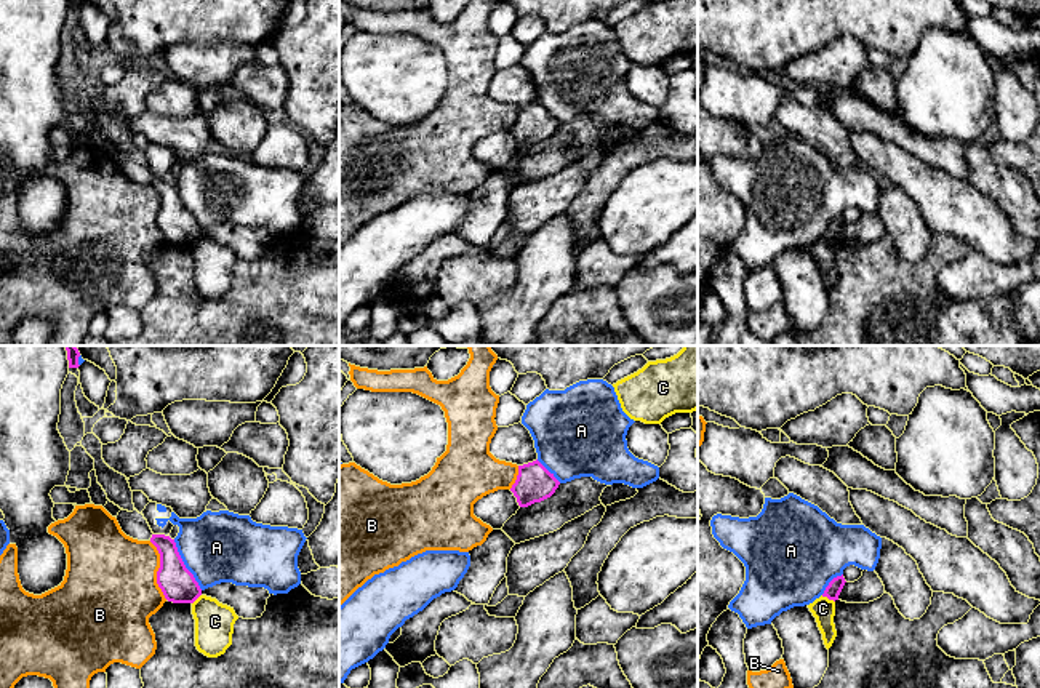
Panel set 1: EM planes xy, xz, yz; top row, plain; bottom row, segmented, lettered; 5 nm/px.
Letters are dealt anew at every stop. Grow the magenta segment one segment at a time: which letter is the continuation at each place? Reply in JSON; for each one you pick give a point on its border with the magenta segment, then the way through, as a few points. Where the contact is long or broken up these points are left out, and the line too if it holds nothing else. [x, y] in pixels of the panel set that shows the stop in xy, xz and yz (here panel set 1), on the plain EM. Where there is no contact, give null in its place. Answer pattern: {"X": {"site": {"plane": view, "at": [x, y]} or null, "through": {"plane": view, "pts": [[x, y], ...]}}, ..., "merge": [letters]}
{"merge": []}

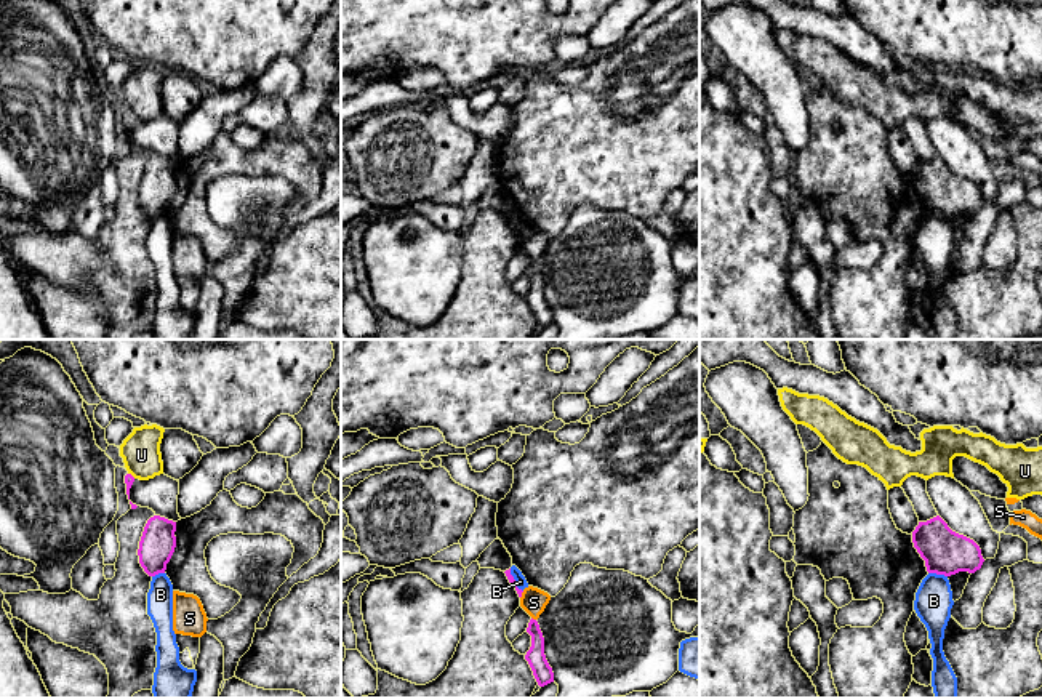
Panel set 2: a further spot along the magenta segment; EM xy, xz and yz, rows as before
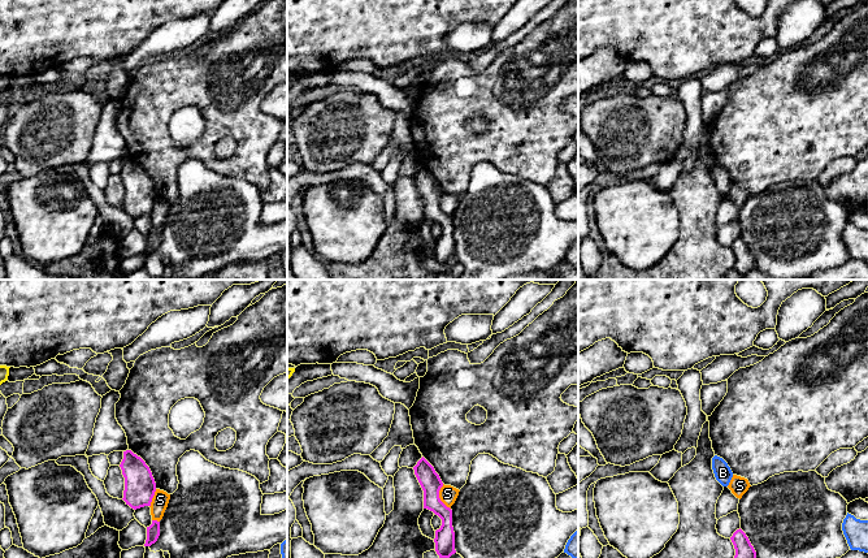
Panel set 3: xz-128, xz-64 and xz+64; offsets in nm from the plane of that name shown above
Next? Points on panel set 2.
{"merge": []}

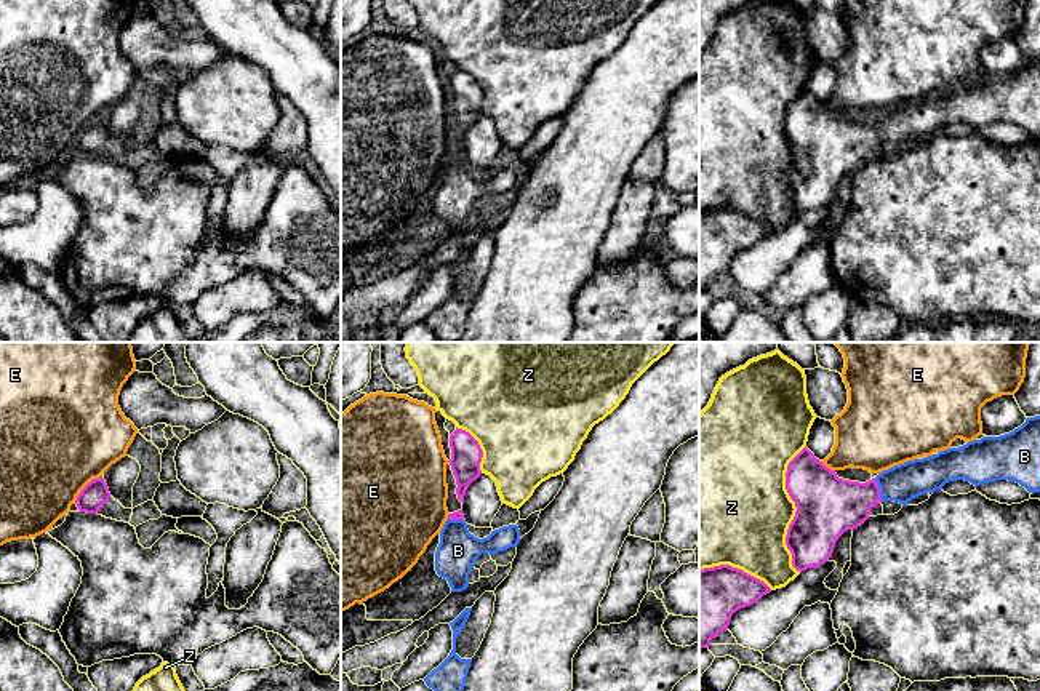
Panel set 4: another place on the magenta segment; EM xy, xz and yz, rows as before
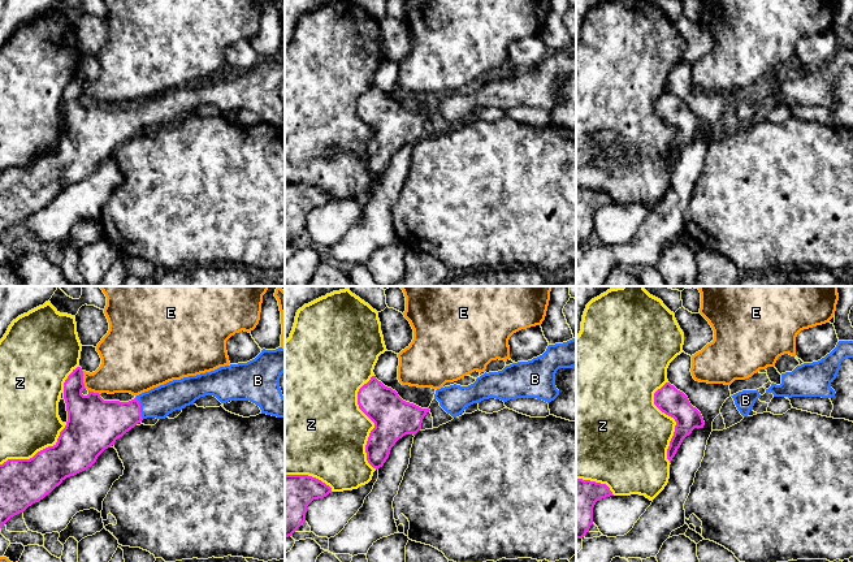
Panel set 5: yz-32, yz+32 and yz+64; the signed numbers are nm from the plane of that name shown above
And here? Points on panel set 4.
{"B": {"site": {"plane": "yz", "at": [879, 131]}, "through": {"plane": "yz", "pts": [[832, 147], [848, 146], [879, 131], [901, 125]]}}, "merge": ["B"]}

